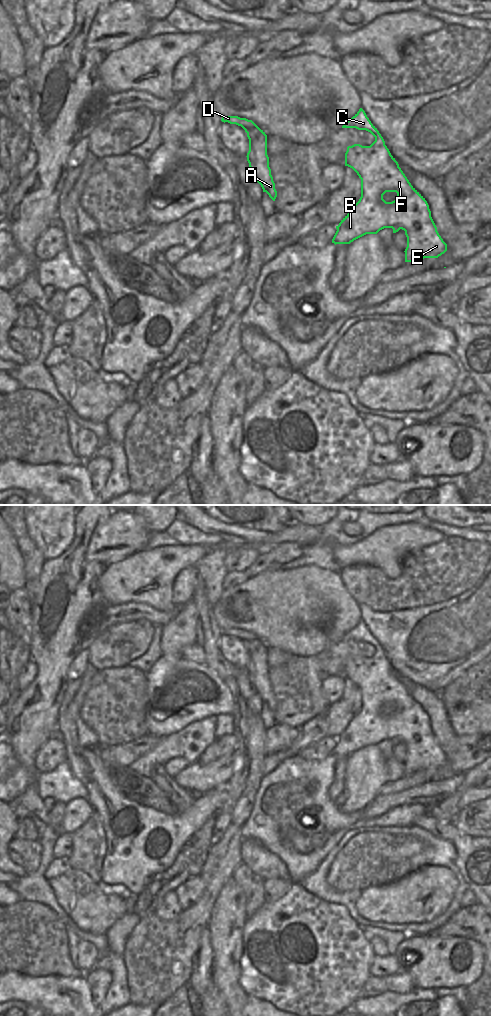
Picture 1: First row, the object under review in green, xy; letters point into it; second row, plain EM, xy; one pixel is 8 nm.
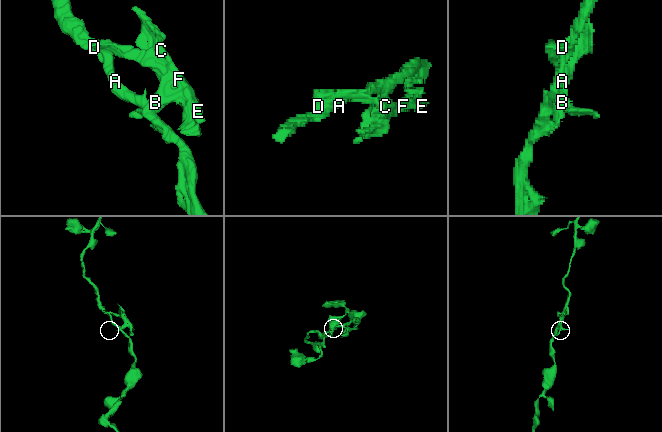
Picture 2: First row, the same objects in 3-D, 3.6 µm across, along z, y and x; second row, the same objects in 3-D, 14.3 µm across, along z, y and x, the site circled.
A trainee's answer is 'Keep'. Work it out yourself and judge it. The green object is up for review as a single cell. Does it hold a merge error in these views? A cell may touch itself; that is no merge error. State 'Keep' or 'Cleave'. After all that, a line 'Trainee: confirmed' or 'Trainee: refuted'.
Cleave.
Trainee: refuted

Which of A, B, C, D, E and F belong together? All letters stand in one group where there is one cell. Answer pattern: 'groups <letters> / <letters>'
groups A / B C D E F

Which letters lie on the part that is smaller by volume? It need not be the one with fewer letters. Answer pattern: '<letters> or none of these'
B, C, D, E, F

